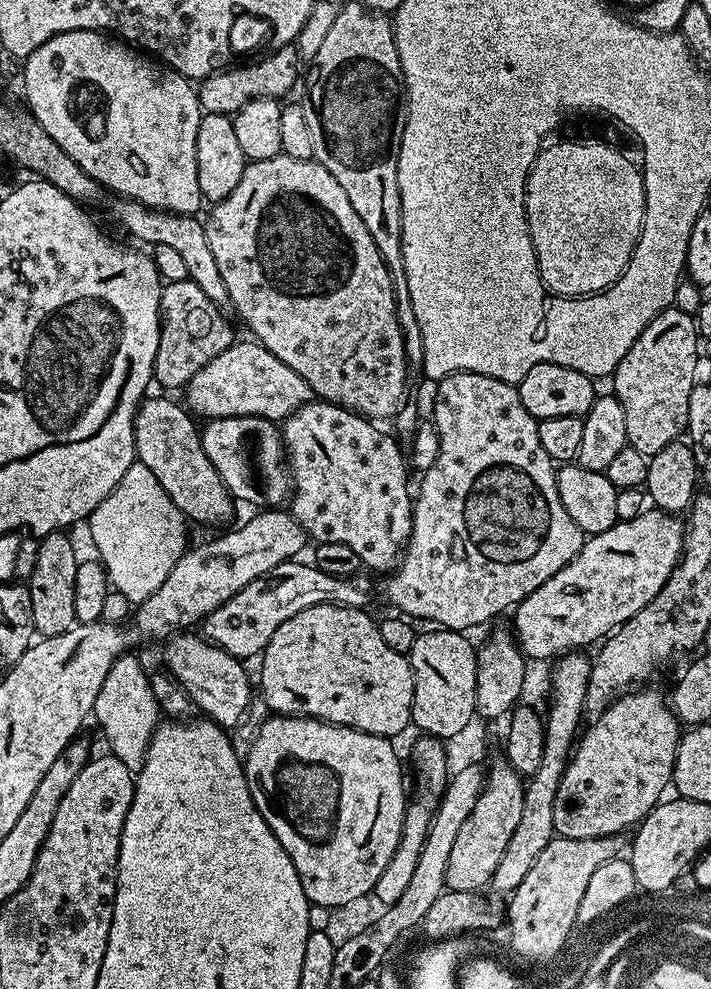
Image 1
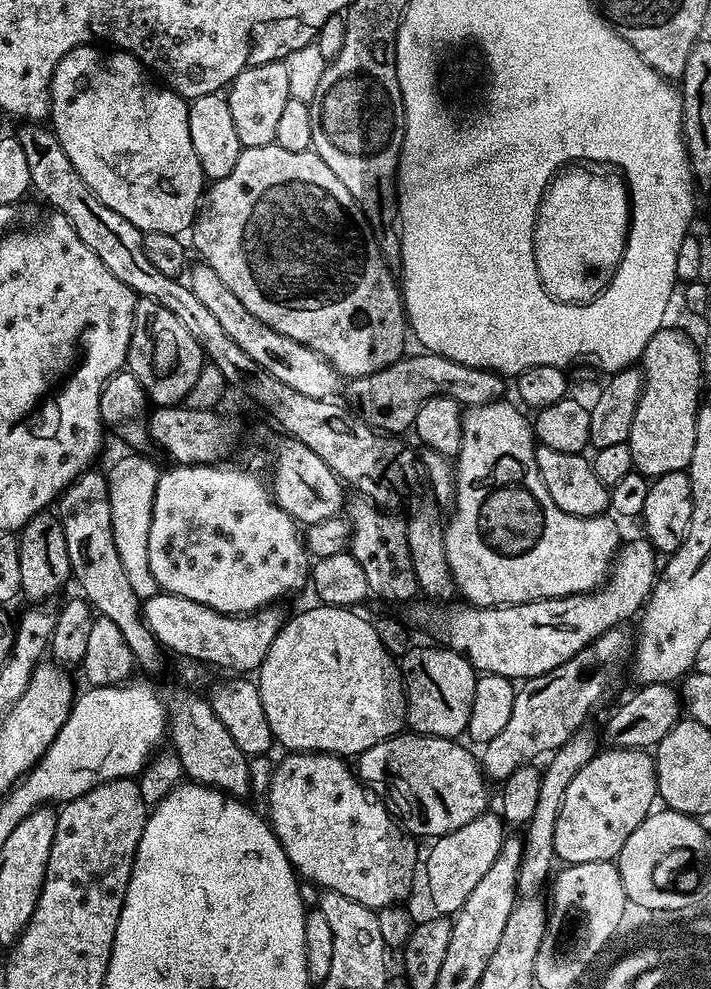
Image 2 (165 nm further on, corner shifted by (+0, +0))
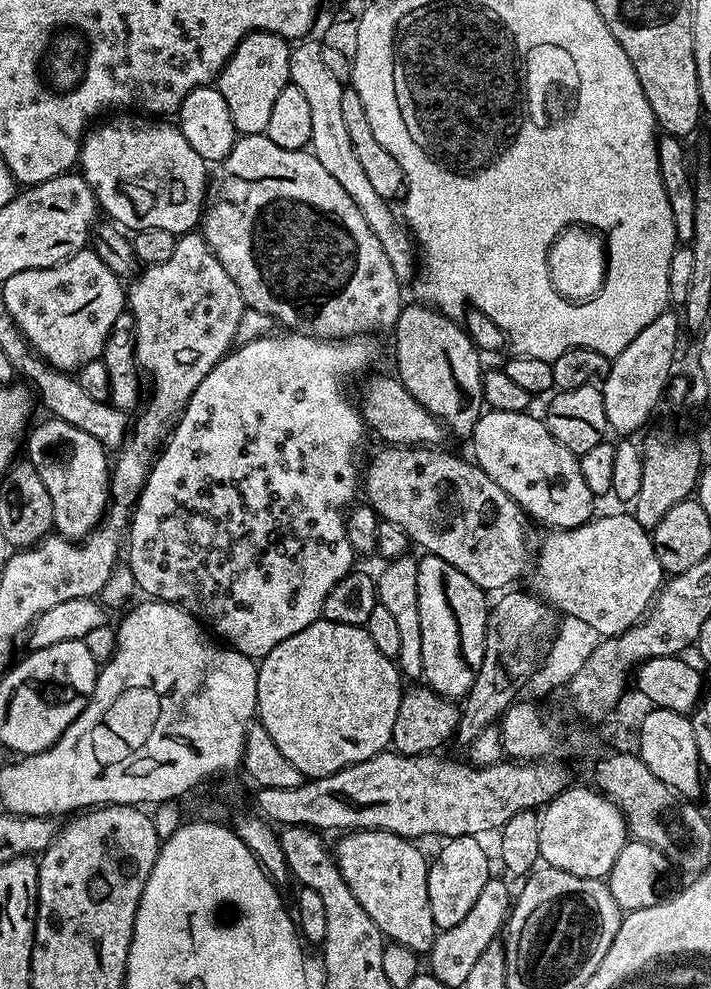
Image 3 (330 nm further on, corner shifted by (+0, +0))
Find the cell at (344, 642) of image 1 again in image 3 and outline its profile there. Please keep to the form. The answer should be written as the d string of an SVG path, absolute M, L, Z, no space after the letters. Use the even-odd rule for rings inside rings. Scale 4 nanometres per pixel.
M326 619L315 620L306 630L298 630L286 642L278 642L270 654L259 661L258 723L274 738L274 746L298 766L305 778L329 776L352 764L366 762L391 745L394 718L402 695L402 673L393 657L374 646L367 627L346 626Z

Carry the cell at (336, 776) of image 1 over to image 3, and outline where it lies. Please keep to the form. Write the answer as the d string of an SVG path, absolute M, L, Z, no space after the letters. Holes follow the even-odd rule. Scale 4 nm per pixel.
M352 830L340 840L340 845L335 845L334 855L336 857L336 864L340 868L340 873L350 886L350 890L358 898L358 902L362 906L362 910L366 910L366 914L370 914L370 918L378 926L380 935L387 938L391 943L401 944L406 946L409 951L417 954L428 954L432 950L432 944L435 943L438 935L438 929L434 922L434 914L430 910L430 890L428 889L428 865L430 863L429 857L424 855L411 839L403 836L396 836L393 832L377 832L375 830Z

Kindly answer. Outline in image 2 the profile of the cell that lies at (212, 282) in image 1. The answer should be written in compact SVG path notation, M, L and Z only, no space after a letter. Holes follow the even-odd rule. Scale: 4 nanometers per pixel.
M193 263L187 273L186 283L202 302L202 306L207 306L213 318L224 327L226 334L230 334L230 339L245 354L250 354L250 358L254 358L254 362L258 362L262 370L278 378L278 382L286 382L286 386L290 386L290 390L298 390L298 394L323 400L333 399L339 388L341 391L340 373L334 370L334 366L330 366L330 362L326 362L326 358L322 358L322 354L310 350L310 346L302 342L294 342L294 338L286 338L286 334L278 334L278 330L270 330L266 322L254 318L254 314L250 314L250 310L246 310L246 306L242 306L242 302L238 302L238 298L226 287L226 282L222 282L222 278L214 274L210 265Z

